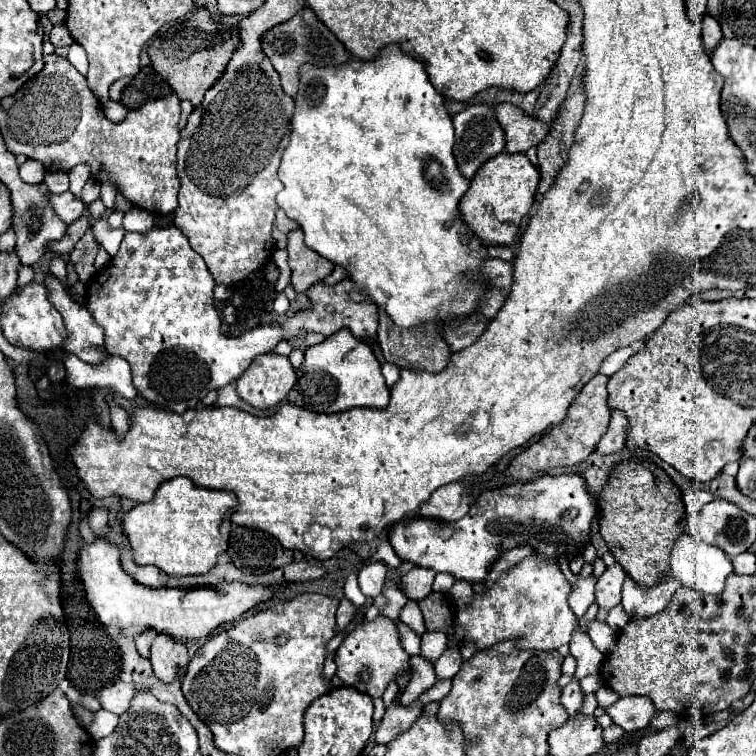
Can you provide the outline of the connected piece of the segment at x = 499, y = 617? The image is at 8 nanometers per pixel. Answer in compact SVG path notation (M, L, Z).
M529 555L503 573L489 591L473 595L469 607L457 611L455 617L465 627L465 641L473 641L477 651L507 639L519 639L519 649L559 649L571 641L577 629L577 617L567 603L569 593L571 585L557 561L543 561Z

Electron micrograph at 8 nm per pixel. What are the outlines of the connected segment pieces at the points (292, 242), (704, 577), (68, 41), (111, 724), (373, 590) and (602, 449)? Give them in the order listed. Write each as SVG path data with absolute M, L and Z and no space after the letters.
M295 229L287 235L287 251L289 251L289 269L291 269L291 285L295 293L305 293L311 285L321 283L331 271L333 263L311 251L303 243L303 231Z
M681 535L681 539L675 543L673 553L671 553L671 577L681 581L681 585L709 593L709 595L719 595L725 589L725 579L727 575L733 573L733 563L723 555L721 549L703 543L701 539L693 535Z
M53 25L51 35L49 35L49 41L51 41L55 47L73 45L73 37L69 35L69 29L67 29L65 25Z
M101 709L101 711L95 713L95 719L93 719L93 723L89 725L87 731L89 731L89 735L93 739L103 739L103 737L107 737L107 735L113 733L113 729L117 727L117 721L119 721L117 715Z
M373 561L373 563L365 565L357 575L361 591L371 599L381 595L383 585L385 585L385 573L387 573L387 567L381 561Z
M613 411L611 413L611 421L609 427L605 431L605 435L601 437L601 441L597 443L597 453L599 455L609 455L609 453L617 453L625 447L625 435L627 435L627 417L621 411Z

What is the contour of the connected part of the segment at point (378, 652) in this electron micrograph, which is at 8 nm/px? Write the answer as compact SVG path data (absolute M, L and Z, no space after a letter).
M379 615L371 623L361 623L345 637L341 647L337 649L335 663L337 663L337 677L347 687L365 691L369 697L375 699L375 697L383 695L387 685L391 681L395 681L397 675L401 675L409 669L409 655L405 653L405 649L401 645L397 625L391 619Z

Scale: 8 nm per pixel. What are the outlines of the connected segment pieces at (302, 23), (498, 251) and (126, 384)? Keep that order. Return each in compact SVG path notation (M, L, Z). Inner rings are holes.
M309 7L301 9L293 19L289 19L289 21L273 27L269 33L265 33L263 53L271 59L273 67L279 71L283 91L289 97L293 97L297 93L301 65L311 63L315 67L327 67L327 65L343 65L351 59L351 55L341 45L341 41L321 21L317 21L315 13Z
M495 245L495 247L487 247L489 257L497 257L503 261L513 261L513 249L509 245Z
M63 353L63 365L69 383L75 387L107 387L127 399L133 399L137 395L131 379L131 367L117 355L109 355L99 365L89 365L77 359L73 353Z

